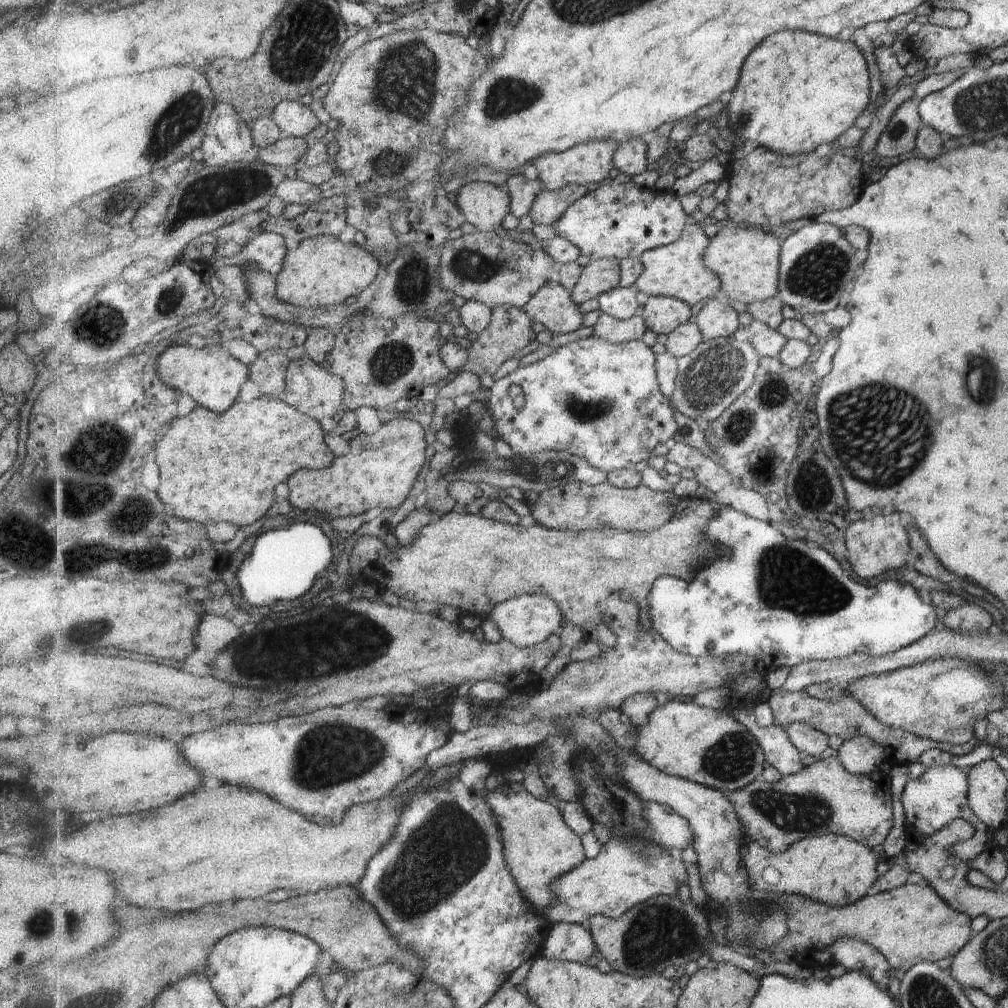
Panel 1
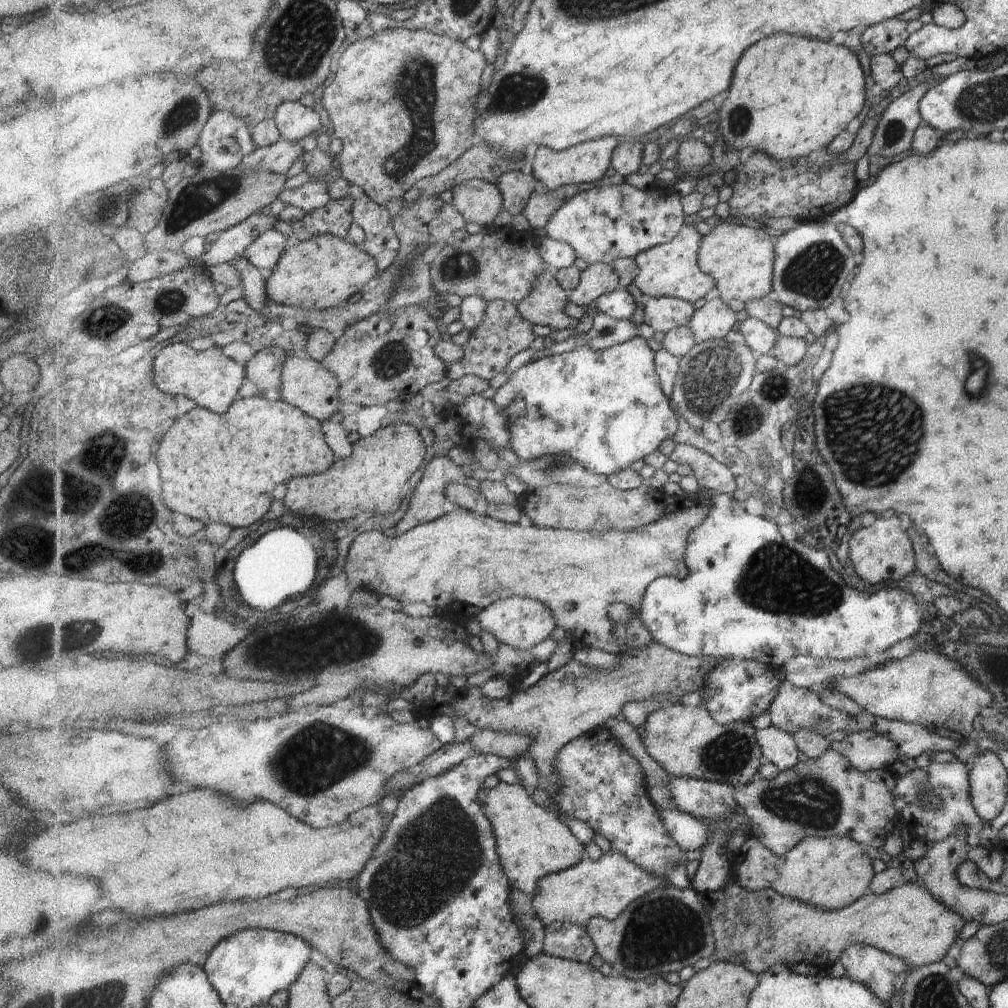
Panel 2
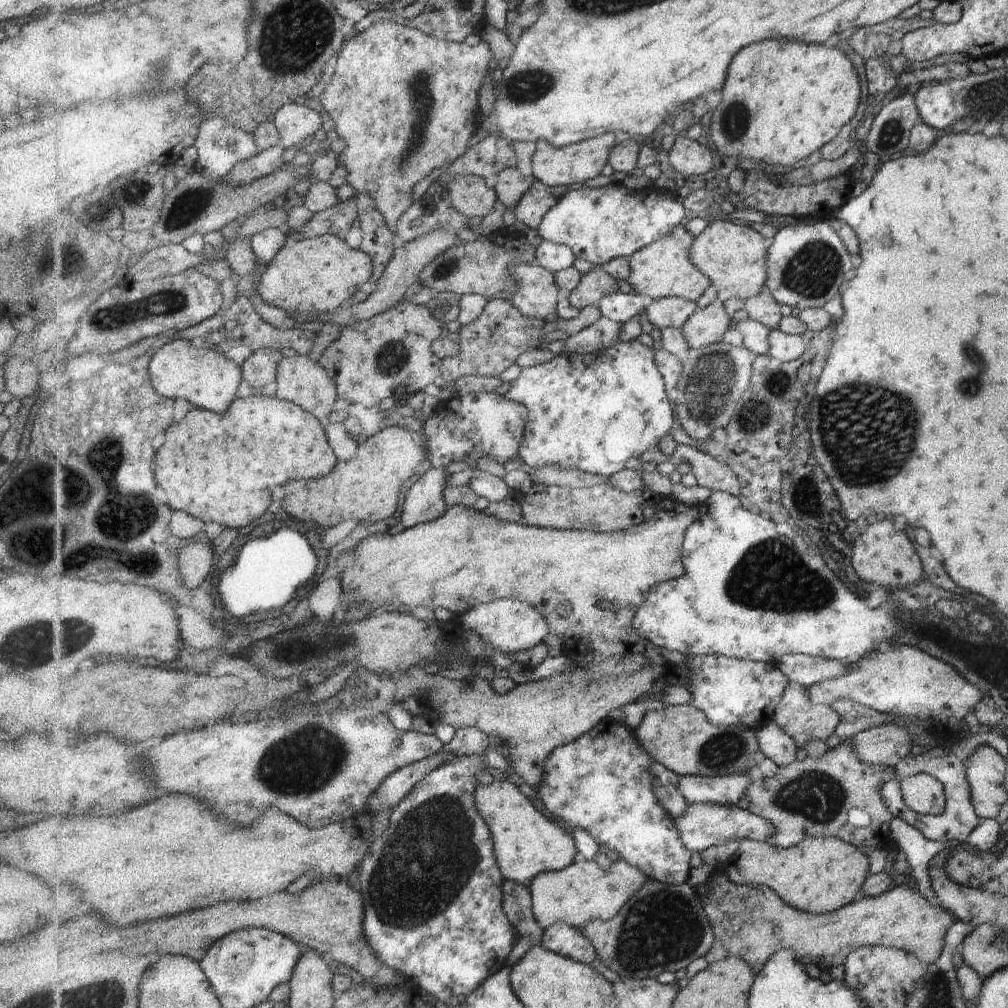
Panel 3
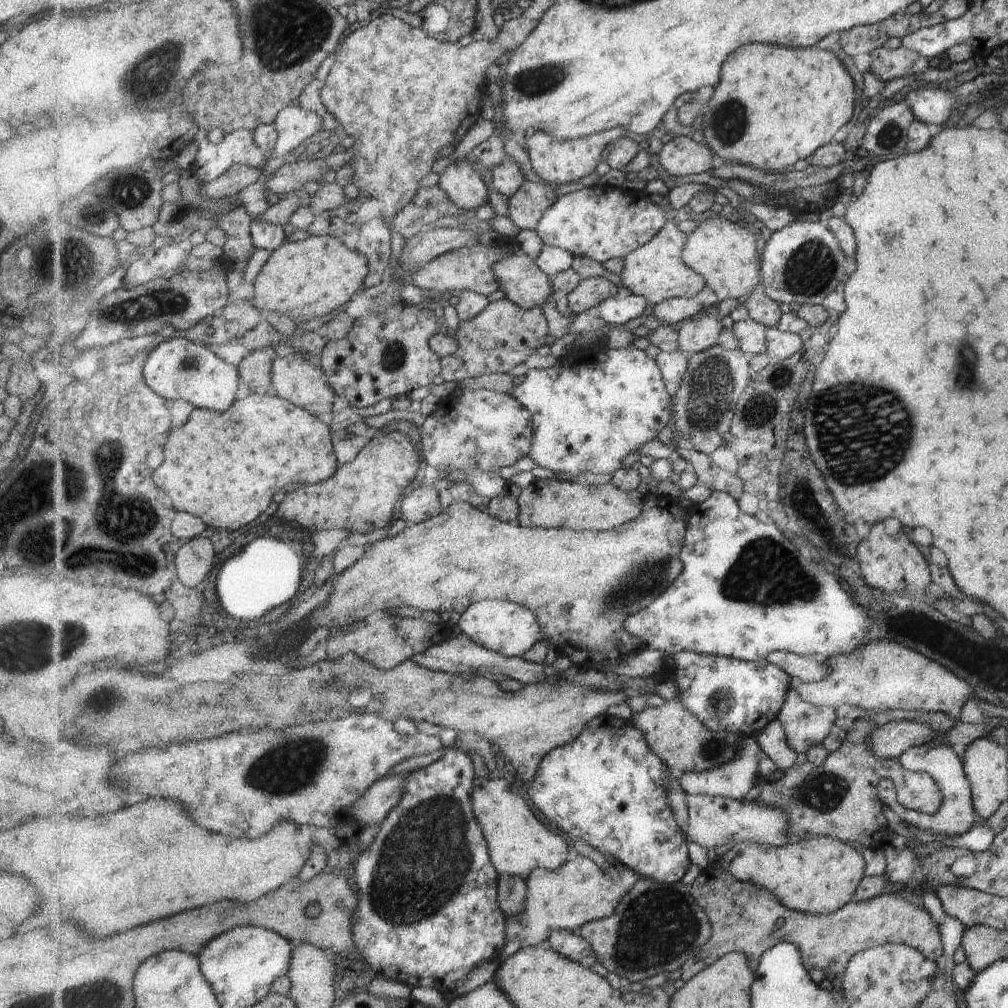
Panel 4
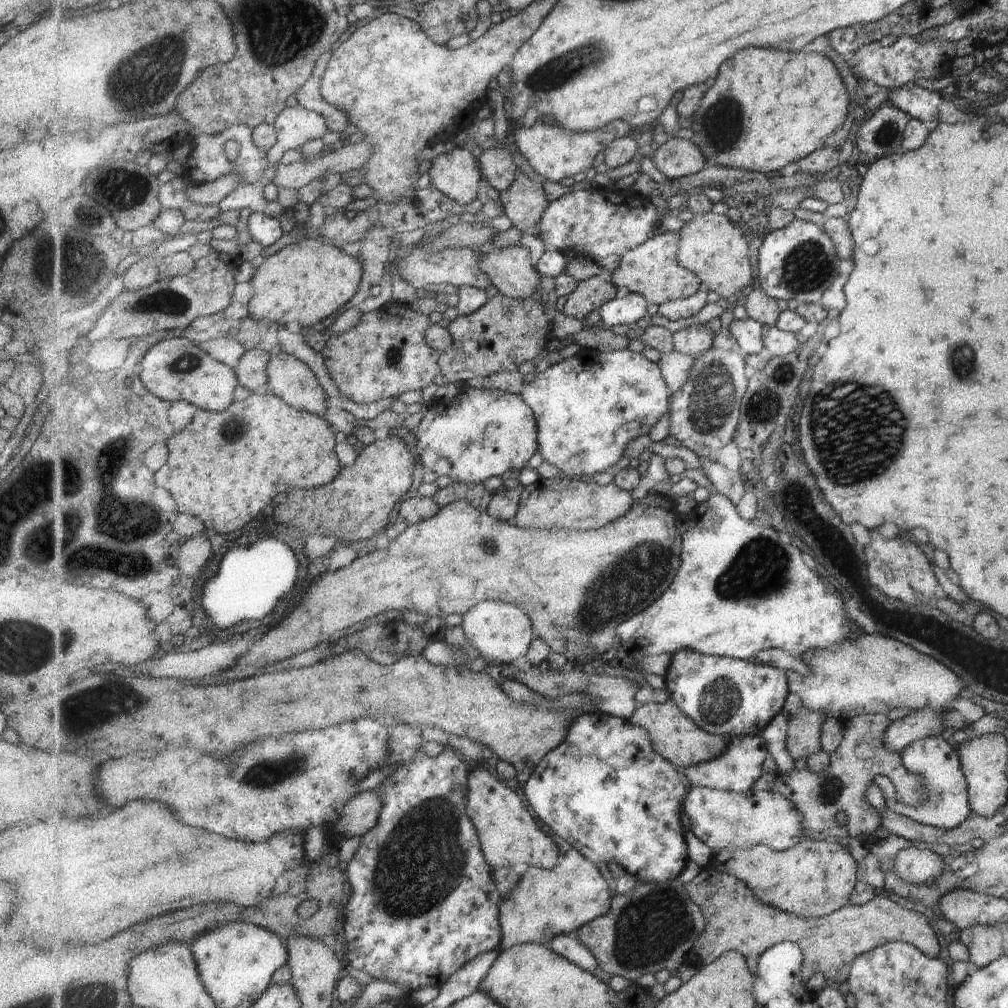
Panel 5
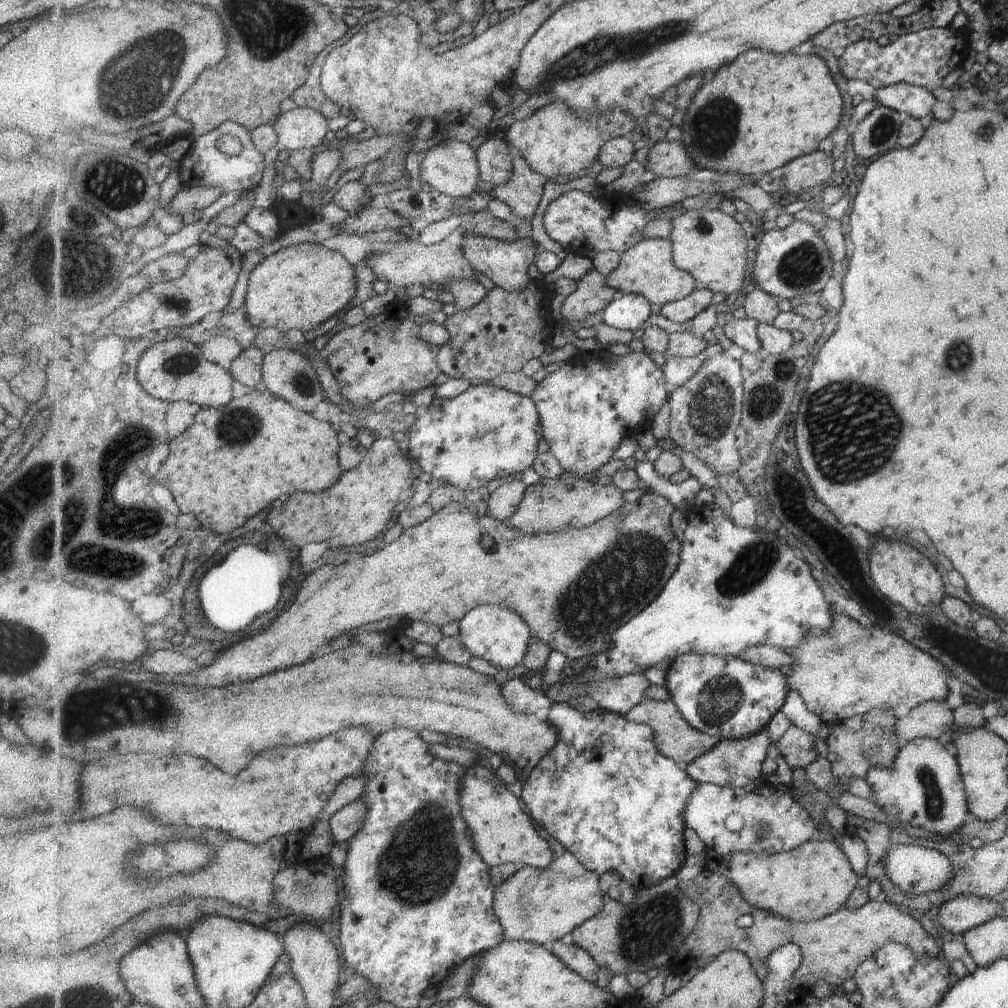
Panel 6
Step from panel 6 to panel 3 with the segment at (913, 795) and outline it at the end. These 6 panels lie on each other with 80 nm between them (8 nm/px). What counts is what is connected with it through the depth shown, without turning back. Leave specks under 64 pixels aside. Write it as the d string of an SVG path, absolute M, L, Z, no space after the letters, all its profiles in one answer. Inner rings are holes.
M912 752L905 757L900 758L894 766L898 772L897 779L891 779L884 782L881 786L881 797L885 805L890 809L893 818L898 818L906 822L909 826L916 828L921 836L930 841L950 841L955 839L964 842L968 832L980 823L981 819L975 814L970 799L970 786L968 785L965 773L964 763L960 761L953 753L947 753L943 756L923 758L922 752ZM917 773L925 773L937 779L941 783L944 794L944 809L938 815L922 815L909 810L902 801L898 780L901 777L914 775Z

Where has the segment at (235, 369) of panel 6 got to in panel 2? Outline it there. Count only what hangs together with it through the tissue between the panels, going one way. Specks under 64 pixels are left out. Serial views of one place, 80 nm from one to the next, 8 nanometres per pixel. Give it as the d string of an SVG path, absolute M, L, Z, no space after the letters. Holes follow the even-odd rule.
M280 347L259 351L246 366L247 379L237 398L263 397L264 392L273 388L279 392L283 384L283 366L287 360L287 352Z

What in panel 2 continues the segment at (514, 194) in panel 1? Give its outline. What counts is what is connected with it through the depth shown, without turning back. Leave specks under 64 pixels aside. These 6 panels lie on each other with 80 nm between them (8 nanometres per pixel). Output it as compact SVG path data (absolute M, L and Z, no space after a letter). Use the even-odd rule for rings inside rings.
M520 171L506 172L497 182L504 198L504 208L510 214L521 214L532 194L545 190L545 186L534 175L525 175Z

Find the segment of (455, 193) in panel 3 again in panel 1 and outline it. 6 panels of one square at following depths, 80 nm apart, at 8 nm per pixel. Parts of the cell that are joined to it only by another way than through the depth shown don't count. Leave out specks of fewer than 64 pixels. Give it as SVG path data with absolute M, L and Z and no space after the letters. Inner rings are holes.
M475 182L463 186L457 195L458 208L475 230L497 232L501 223L511 213L511 198L504 187L487 182Z

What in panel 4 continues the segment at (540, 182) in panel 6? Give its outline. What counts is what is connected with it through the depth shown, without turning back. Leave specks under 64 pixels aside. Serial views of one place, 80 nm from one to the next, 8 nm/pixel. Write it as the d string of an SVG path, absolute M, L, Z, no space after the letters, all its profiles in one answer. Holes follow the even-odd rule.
M525 180L522 187L508 198L507 216L520 230L537 230L546 210L558 200L554 188L551 184Z

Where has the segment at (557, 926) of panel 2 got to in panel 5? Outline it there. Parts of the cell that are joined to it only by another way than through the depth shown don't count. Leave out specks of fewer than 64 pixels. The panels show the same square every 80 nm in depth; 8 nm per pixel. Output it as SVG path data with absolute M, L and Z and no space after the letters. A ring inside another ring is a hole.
M576 934L559 935L550 942L549 947L590 973L595 972L599 967L598 959L589 947L577 938Z

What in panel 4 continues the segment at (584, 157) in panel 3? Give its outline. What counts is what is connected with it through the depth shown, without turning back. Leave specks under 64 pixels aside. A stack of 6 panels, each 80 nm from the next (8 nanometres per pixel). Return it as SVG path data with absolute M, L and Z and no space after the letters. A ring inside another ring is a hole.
M615 127L602 133L595 133L589 137L573 140L558 141L553 135L539 129L531 136L525 137L524 149L528 152L534 172L551 185L567 184L578 181L579 178L591 174L599 161L606 157L610 145L620 137L628 134L623 127Z

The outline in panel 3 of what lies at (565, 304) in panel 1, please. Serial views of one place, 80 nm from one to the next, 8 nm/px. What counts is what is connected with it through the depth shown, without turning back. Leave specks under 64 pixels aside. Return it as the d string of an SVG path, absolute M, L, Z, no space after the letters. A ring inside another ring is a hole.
M521 263L513 270L518 280L518 291L512 302L529 318L543 322L557 320L557 294L559 285L556 274L546 267L531 263Z

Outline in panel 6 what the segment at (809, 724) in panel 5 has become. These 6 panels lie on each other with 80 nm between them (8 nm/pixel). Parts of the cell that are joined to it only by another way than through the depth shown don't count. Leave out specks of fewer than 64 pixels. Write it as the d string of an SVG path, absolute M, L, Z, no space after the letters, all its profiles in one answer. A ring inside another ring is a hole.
M794 726L776 742L776 747L793 769L799 767L806 769L819 757L813 738Z

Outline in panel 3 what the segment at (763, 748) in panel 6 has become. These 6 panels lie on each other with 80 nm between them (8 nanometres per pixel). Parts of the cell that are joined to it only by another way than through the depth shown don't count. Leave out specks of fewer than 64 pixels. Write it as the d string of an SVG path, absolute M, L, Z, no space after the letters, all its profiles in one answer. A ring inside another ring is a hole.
M749 771L714 777L681 775L679 784L688 804L736 805L745 796L756 776L757 772Z

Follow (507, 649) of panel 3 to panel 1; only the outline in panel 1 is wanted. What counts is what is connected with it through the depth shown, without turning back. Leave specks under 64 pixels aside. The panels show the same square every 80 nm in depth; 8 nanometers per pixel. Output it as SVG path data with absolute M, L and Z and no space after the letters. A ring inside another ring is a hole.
M524 595L495 606L490 618L493 619L501 638L511 640L519 648L533 647L556 635L559 630L557 628L565 623L559 606L559 602L545 596Z

